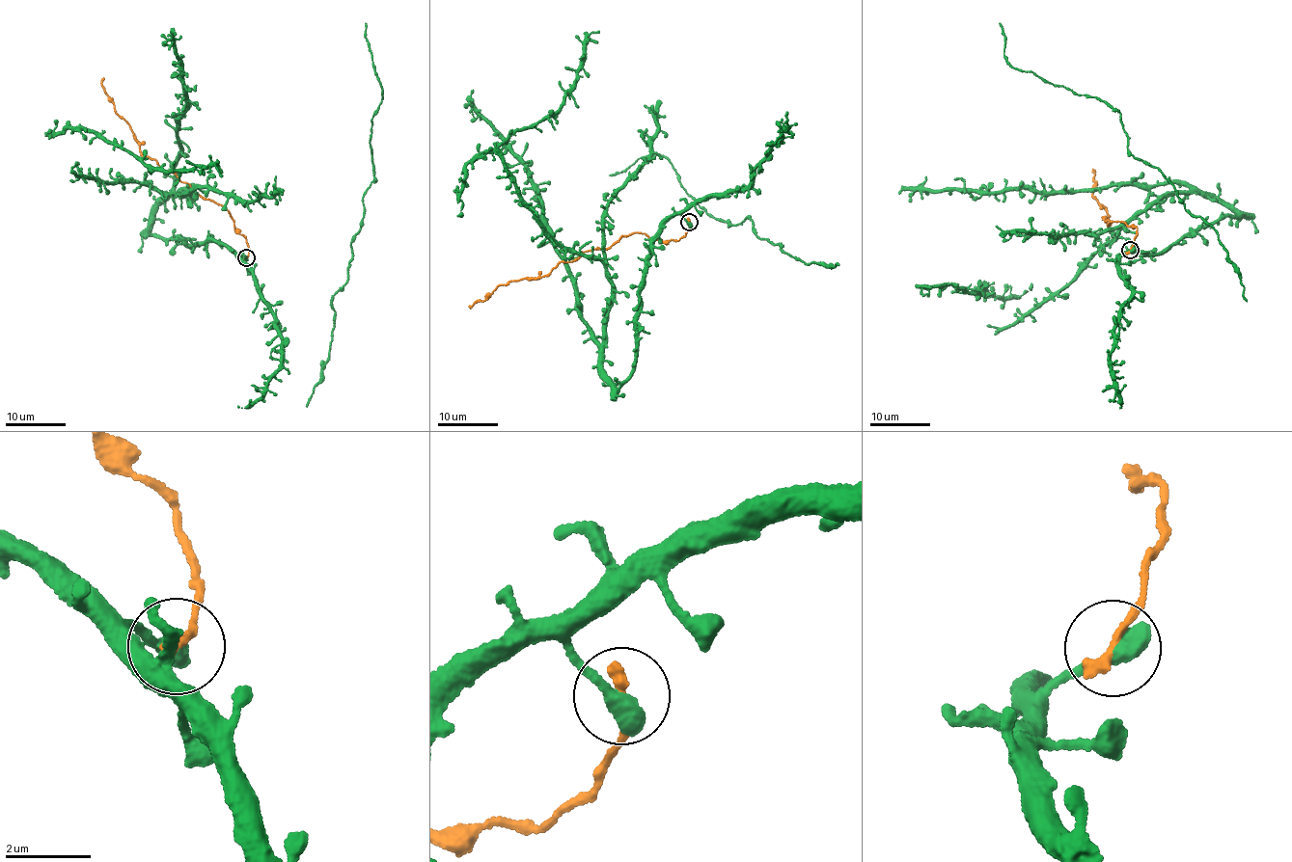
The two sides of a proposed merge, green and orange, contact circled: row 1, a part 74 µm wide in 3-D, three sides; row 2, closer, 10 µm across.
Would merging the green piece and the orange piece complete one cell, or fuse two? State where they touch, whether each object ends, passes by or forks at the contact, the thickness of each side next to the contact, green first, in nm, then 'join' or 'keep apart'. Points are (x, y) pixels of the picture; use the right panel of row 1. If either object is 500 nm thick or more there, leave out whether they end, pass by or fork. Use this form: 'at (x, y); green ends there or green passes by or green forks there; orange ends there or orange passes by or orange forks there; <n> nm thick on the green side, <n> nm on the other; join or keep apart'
at (1130, 250); 550 nm thick on the green side, 280 nm on the other; keep apart

